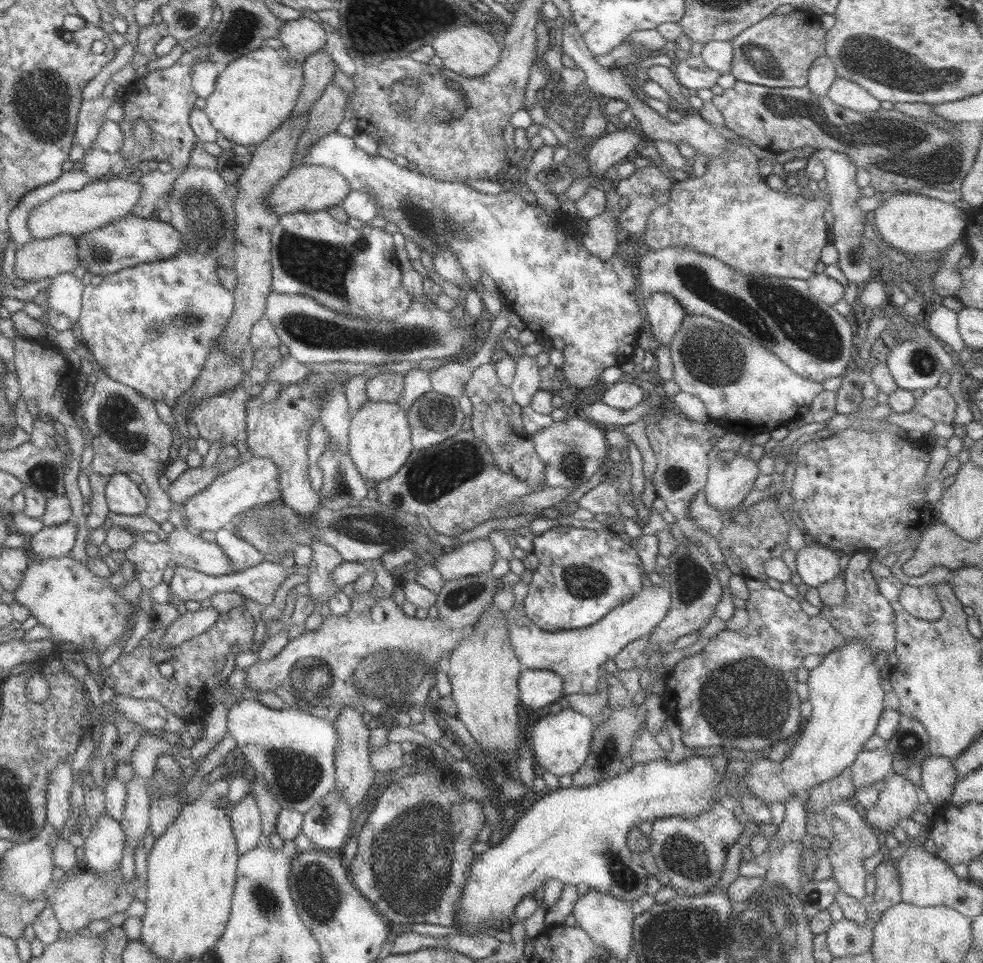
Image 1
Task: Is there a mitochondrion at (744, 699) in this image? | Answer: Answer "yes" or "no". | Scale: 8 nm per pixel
yes

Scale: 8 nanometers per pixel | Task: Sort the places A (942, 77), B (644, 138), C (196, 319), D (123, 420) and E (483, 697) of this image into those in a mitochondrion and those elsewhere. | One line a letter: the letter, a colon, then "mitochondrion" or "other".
A: mitochondrion
B: other
C: mitochondrion
D: mitochondrion
E: other

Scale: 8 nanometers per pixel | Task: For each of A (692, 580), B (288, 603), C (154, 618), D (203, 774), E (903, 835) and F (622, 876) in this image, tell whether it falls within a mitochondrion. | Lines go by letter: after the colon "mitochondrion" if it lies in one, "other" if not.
A: mitochondrion
B: other
C: other
D: other
E: other
F: mitochondrion

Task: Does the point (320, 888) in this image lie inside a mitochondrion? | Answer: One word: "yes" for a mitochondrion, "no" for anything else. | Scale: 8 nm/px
yes

